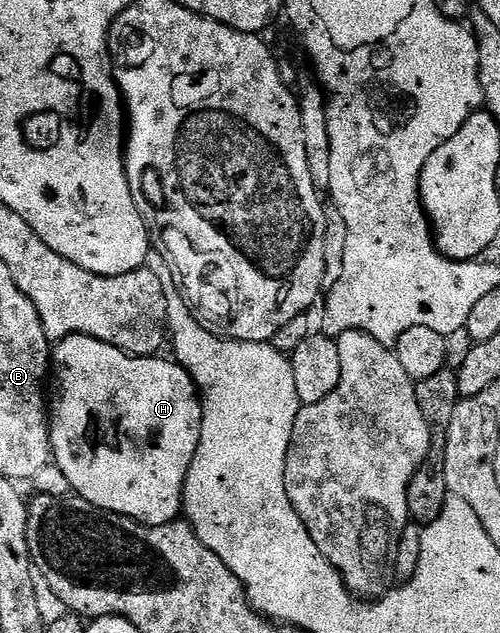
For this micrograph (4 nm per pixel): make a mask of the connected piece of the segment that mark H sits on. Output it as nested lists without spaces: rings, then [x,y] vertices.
[[[75,334],[56,341],[51,352],[51,376],[57,379],[57,397],[52,397],[49,413],[49,446],[52,463],[63,470],[70,489],[82,496],[91,506],[114,512],[137,520],[147,526],[163,526],[178,519],[183,512],[185,495],[185,479],[187,470],[191,470],[191,458],[195,458],[195,450],[199,450],[199,434],[203,430],[203,410],[197,386],[189,376],[189,371],[172,359],[161,360],[157,356],[128,356],[123,350],[111,346],[107,342],[99,342],[90,336]]]

